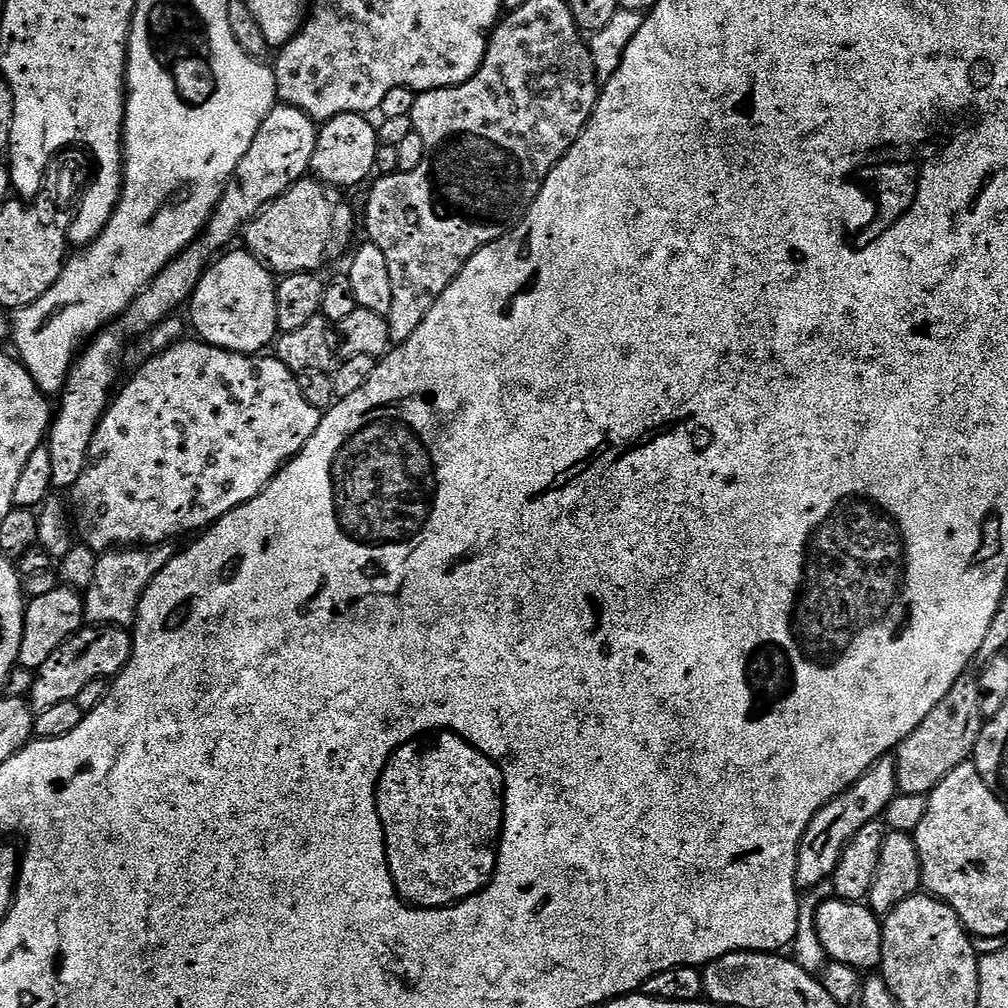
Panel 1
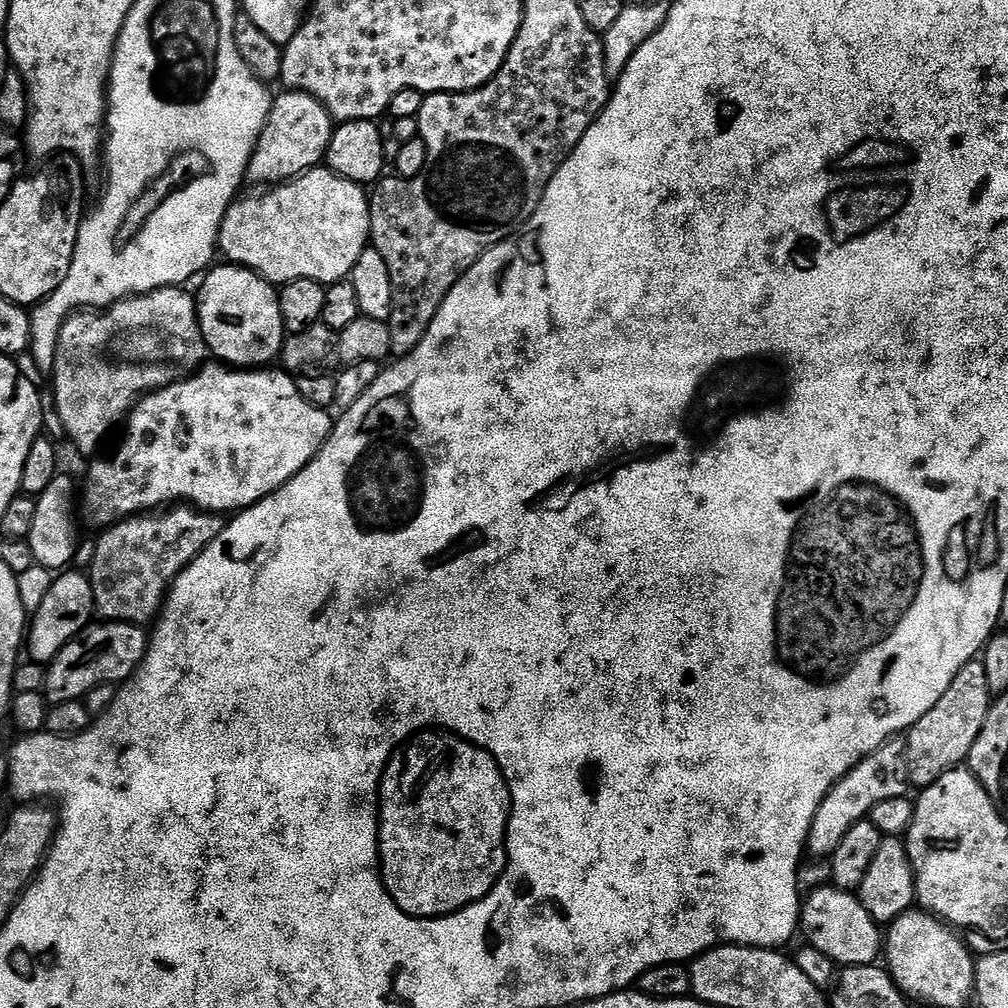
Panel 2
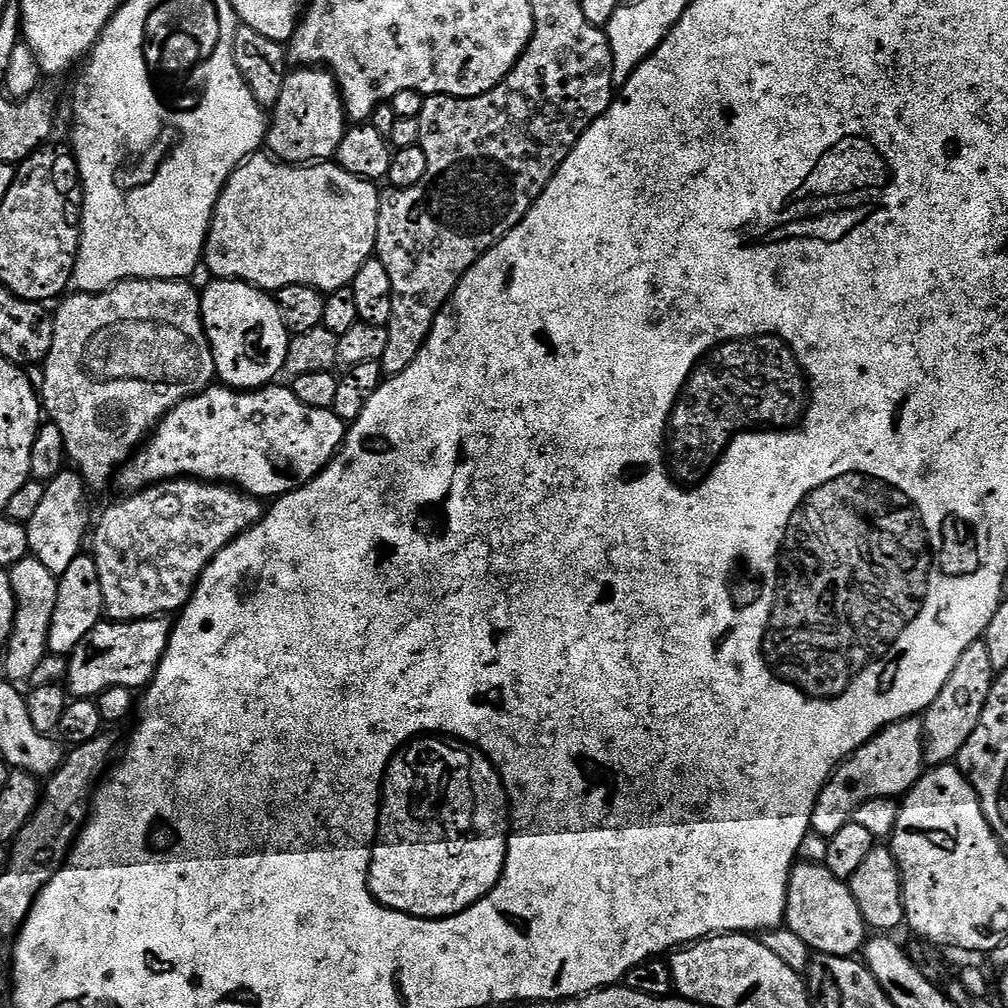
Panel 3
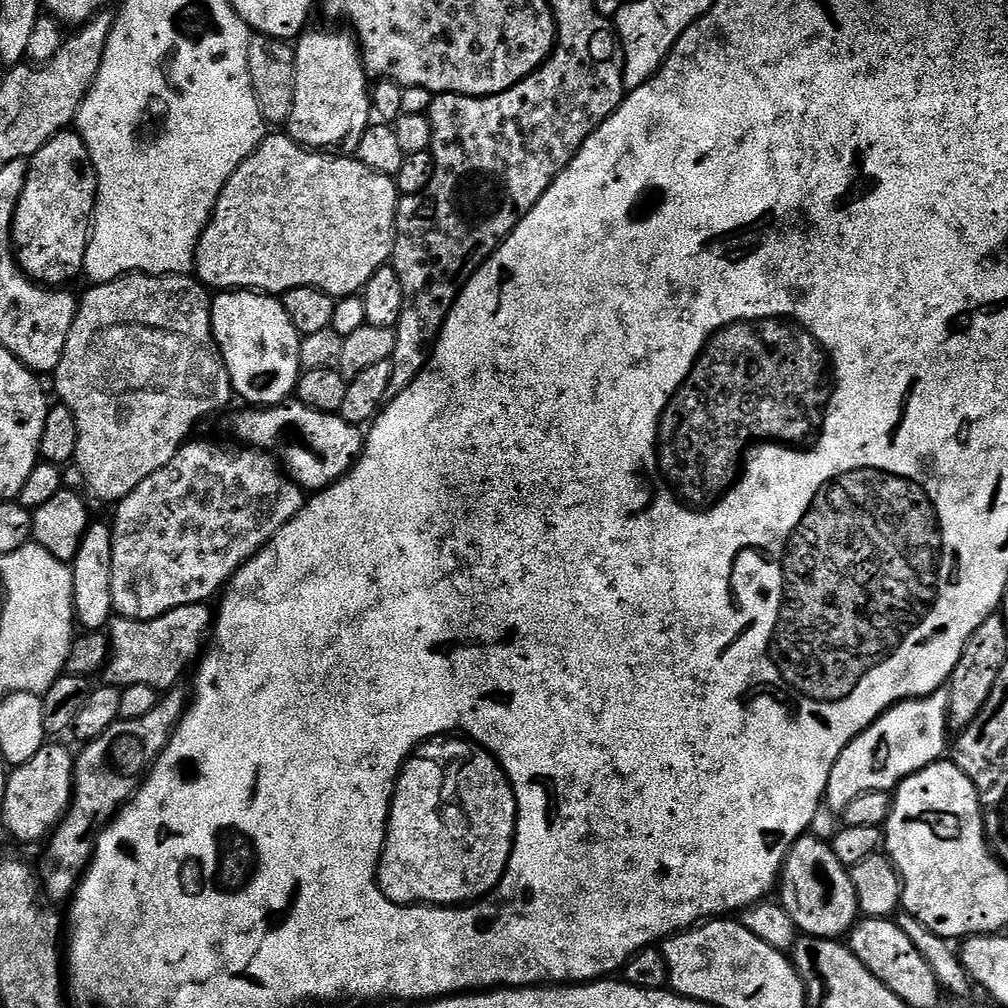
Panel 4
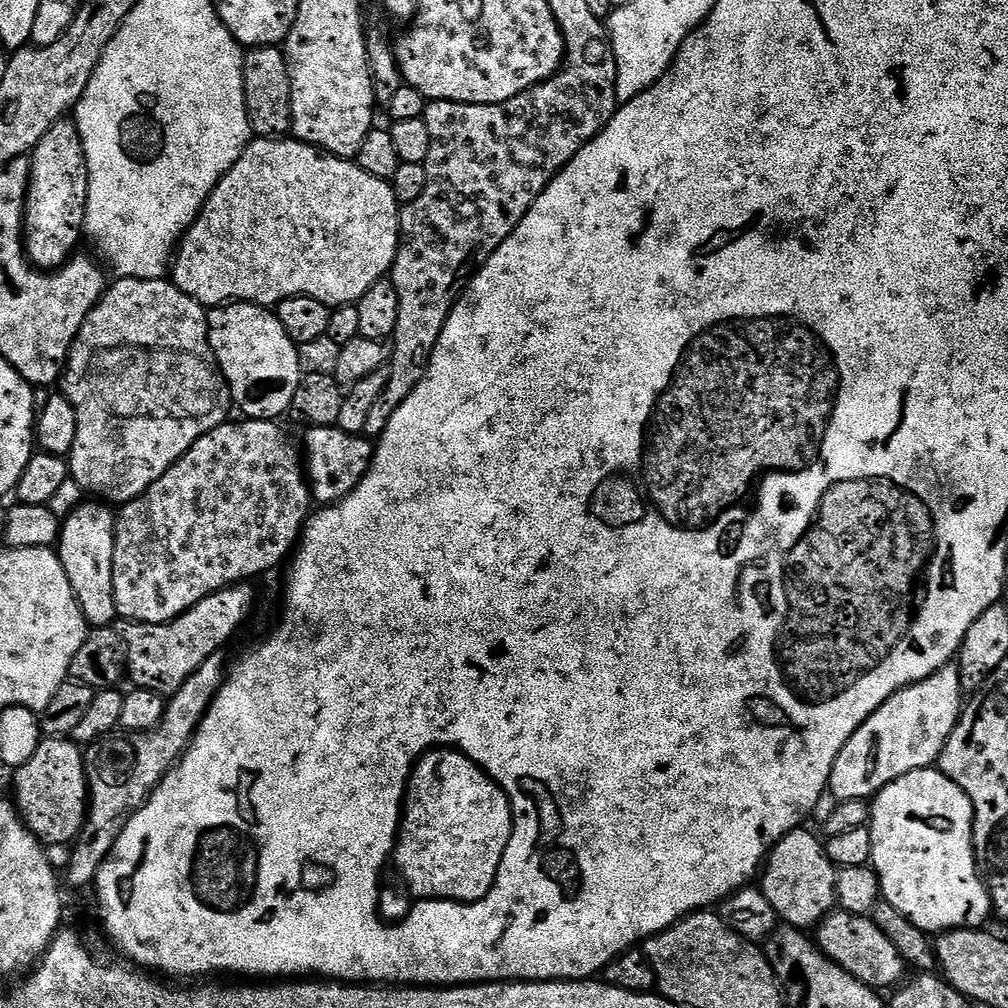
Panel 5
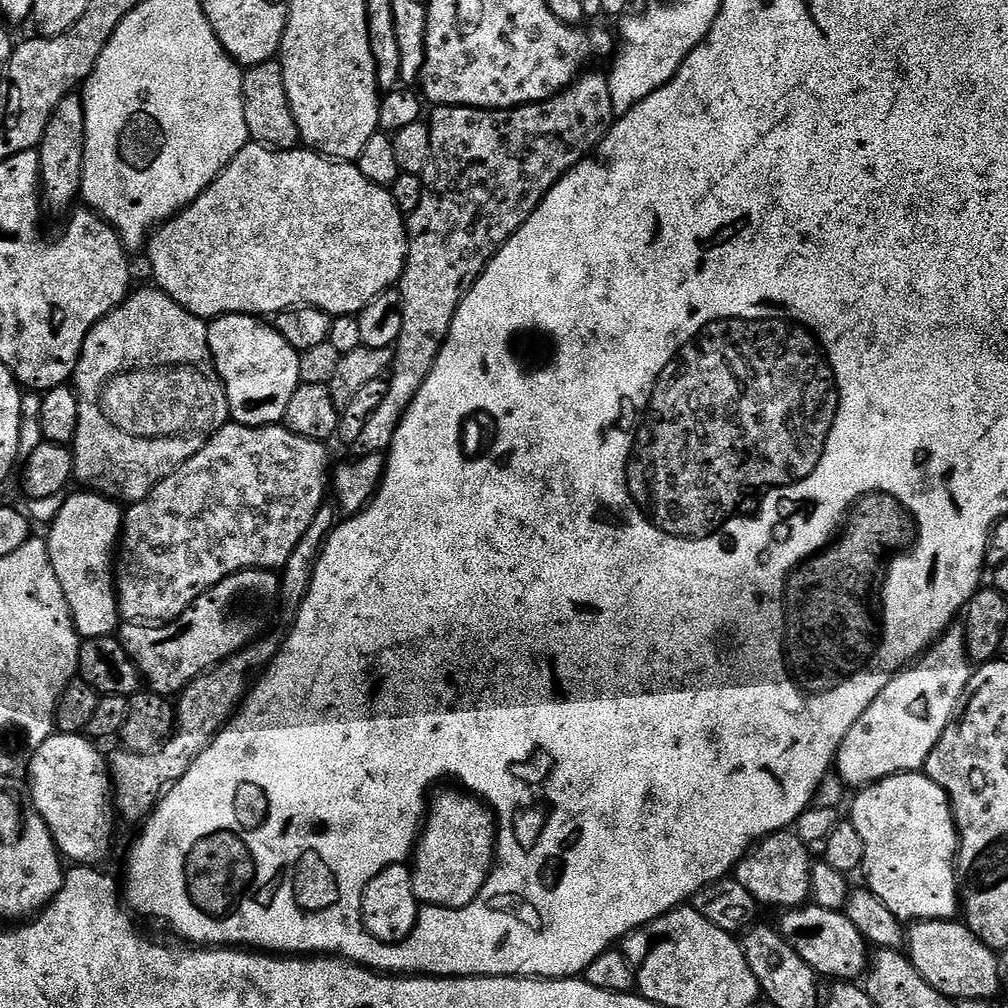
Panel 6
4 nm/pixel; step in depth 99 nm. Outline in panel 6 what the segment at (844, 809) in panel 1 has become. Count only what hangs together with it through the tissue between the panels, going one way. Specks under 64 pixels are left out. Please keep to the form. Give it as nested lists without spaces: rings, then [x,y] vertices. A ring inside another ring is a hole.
[[[953,626],[915,663],[899,672],[882,694],[870,702],[866,714],[854,722],[834,765],[845,785],[859,790],[887,776],[921,771],[934,746],[938,746],[938,738],[942,738],[946,726],[956,715],[973,671],[964,629]]]

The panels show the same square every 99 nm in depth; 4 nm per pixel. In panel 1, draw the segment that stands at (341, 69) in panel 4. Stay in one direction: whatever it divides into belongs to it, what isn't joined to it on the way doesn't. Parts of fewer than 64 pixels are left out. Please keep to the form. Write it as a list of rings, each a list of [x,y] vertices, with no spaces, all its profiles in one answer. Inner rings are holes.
[[[277,103],[270,114],[266,114],[262,126],[258,126],[258,134],[254,134],[254,142],[250,142],[250,150],[246,150],[246,158],[238,162],[236,175],[228,183],[228,189],[222,194],[202,235],[181,256],[169,262],[142,290],[142,294],[134,298],[124,315],[119,317],[118,325],[126,335],[136,336],[139,332],[147,334],[173,314],[179,313],[176,311],[191,301],[214,254],[223,253],[231,245],[228,243],[235,236],[237,239],[267,204],[275,202],[292,185],[309,175],[316,149],[317,131],[317,121],[311,120],[302,110],[289,104]]]

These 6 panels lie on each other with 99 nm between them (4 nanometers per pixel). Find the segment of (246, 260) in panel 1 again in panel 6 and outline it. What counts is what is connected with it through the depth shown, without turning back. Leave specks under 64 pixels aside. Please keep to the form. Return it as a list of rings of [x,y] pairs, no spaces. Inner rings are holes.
[[[217,316],[208,324],[212,360],[226,390],[231,419],[251,428],[267,428],[283,421],[294,390],[302,383],[300,353],[278,330],[258,316]]]

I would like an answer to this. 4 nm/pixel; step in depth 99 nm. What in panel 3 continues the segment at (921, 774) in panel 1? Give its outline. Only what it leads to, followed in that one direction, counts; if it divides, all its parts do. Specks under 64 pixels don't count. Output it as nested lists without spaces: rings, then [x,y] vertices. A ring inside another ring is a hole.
[[[978,639],[958,658],[958,666],[954,666],[950,678],[946,678],[946,686],[934,698],[929,708],[922,713],[924,721],[924,762],[928,766],[948,766],[959,757],[962,746],[974,734],[974,726],[978,726],[978,718],[982,718],[982,710],[986,706],[986,698],[990,698],[992,682],[998,673],[990,666],[990,653],[986,651],[983,639]]]

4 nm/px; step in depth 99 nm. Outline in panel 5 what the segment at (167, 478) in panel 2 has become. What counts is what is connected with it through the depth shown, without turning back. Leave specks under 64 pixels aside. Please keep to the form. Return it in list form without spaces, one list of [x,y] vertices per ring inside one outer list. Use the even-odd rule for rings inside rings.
[[[309,427],[302,443],[302,463],[306,469],[306,479],[310,485],[313,501],[317,505],[327,506],[344,500],[362,482],[362,478],[372,465],[374,444],[369,437],[361,434],[355,436],[343,432],[338,427]]]

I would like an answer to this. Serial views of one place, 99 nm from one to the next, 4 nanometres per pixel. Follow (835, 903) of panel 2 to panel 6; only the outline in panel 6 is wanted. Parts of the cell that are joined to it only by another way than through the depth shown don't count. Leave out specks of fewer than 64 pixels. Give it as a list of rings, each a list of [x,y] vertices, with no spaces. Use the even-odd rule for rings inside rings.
[[[795,831],[773,832],[764,837],[752,851],[736,865],[734,879],[742,882],[750,894],[754,894],[757,905],[777,904],[777,909],[791,910],[809,903],[812,895],[812,866],[809,845],[805,844]]]

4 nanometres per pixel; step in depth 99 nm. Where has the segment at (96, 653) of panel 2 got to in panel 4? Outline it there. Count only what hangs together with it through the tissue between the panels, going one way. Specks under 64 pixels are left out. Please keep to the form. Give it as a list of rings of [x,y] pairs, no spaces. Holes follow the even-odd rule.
[[[207,603],[191,604],[175,608],[156,620],[124,620],[124,628],[110,636],[107,683],[121,690],[135,684],[148,684],[157,690],[175,689],[188,663],[205,647],[214,620],[213,609],[208,607]]]

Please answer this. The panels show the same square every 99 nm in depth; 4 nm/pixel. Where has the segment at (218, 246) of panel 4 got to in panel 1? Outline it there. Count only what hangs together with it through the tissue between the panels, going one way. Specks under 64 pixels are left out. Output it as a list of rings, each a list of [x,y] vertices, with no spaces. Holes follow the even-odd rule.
[[[305,178],[292,185],[275,202],[267,204],[243,229],[242,240],[248,243],[245,244],[247,251],[264,261],[276,274],[320,270],[336,240],[336,227],[348,220],[347,210],[340,208],[331,194],[315,178]]]

